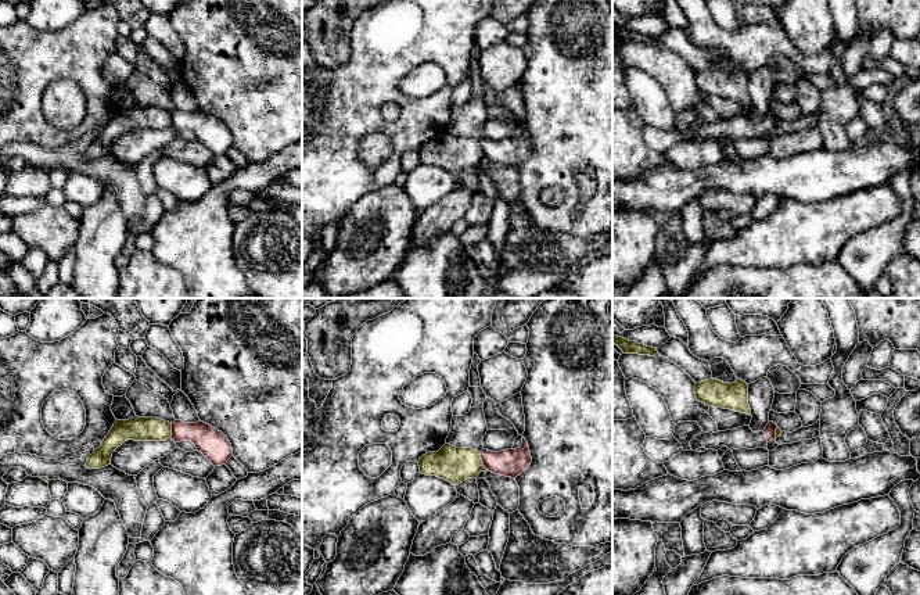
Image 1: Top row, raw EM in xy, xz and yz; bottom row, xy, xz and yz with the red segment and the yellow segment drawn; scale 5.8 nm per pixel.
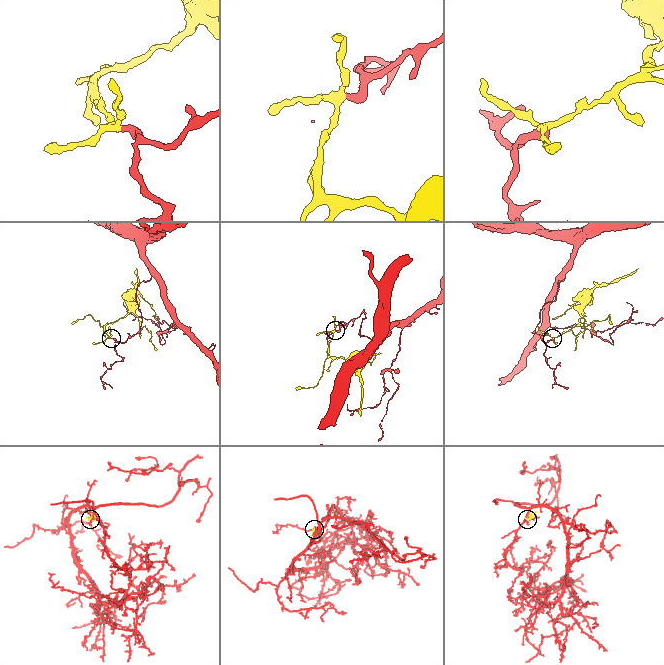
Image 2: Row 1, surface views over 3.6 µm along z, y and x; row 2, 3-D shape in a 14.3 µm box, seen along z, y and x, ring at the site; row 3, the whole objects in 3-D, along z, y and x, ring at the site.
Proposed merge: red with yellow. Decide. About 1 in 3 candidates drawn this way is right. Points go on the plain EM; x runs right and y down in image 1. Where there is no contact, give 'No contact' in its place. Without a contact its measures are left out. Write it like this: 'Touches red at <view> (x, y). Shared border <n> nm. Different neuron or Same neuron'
Touches red at xy (172, 119). Shared border 90 nm. Different neuron

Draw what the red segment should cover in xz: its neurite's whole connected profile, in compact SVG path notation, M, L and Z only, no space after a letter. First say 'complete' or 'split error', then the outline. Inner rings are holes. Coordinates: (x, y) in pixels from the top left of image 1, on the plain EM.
complete; M524 126L521 136L517 139L506 139L500 141L482 139L479 143L485 158L495 164L511 168L515 168L525 161L532 151L529 136Z

